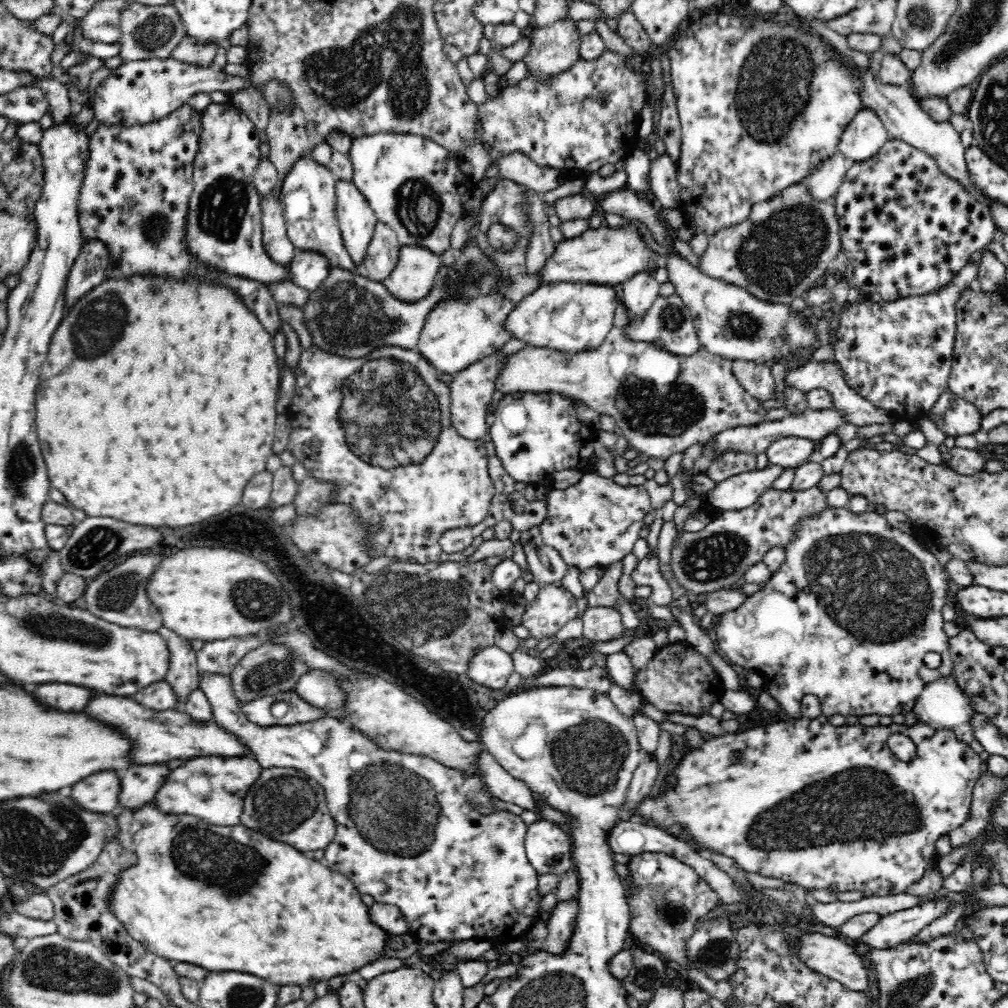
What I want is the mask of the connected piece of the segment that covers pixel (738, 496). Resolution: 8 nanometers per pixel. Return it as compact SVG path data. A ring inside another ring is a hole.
M768 463L763 469L726 478L700 498L704 506L709 504L718 509L742 510L754 504L782 471L781 466Z

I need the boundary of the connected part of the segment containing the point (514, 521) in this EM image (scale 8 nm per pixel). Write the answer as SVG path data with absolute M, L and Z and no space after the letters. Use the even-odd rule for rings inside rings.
M512 491L503 504L503 518L512 529L522 532L528 526L541 524L548 514L546 500L526 499L523 491Z

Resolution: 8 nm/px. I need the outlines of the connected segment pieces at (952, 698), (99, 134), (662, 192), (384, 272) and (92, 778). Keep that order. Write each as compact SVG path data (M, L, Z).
M940 679L926 684L912 710L917 722L934 729L953 730L956 740L964 745L973 740L969 725L972 713L974 710L956 679Z
M190 106L178 108L173 114L144 126L100 126L91 136L87 157L83 166L82 182L76 199L78 226L82 242L99 240L107 246L108 266L105 280L128 280L132 276L166 276L176 282L207 282L213 286L223 286L233 292L256 319L273 333L282 326L278 317L278 303L272 298L266 283L252 280L208 265L196 257L186 245L188 228L188 208L193 192L194 155L198 150L201 114Z
M667 152L653 155L649 182L658 206L676 208L678 183L676 183L676 161Z
M377 222L363 262L368 269L368 277L382 282L394 268L400 249L401 244L392 229Z
M100 770L77 782L71 796L81 808L111 814L119 807L120 786L116 771Z

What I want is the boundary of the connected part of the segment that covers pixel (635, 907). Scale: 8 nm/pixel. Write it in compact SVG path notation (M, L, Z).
M662 852L631 855L625 867L631 884L630 894L627 896L631 940L655 953L662 953L670 960L678 961L688 970L692 985L708 991L723 1005L733 1006L735 998L732 983L716 982L706 978L703 972L689 968L684 956L686 940L692 936L696 922L714 908L719 898L717 892L702 880L691 866Z

